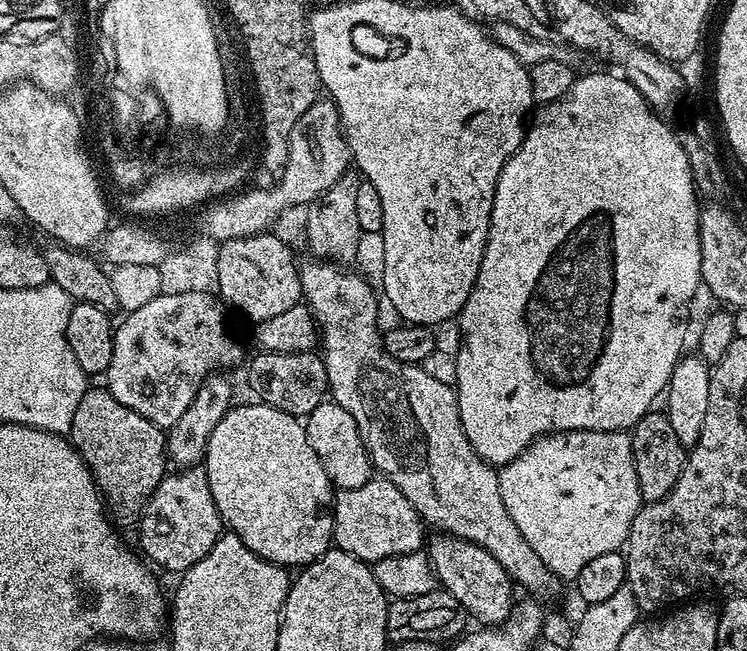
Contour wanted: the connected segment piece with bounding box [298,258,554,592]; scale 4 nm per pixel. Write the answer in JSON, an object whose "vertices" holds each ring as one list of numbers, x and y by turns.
{"vertices":[[308,258,308,260,299,265,300,274,300,291,302,293,303,303,307,304,312,316,316,319,318,329,318,348,322,353,322,359,326,366,326,374,328,375,328,391,331,399,341,404,346,410,350,410,350,418,354,418,354,422,358,422,358,430,362,434,362,442,368,447,368,459,372,461,373,469,383,479,394,482,394,486,398,486,398,490,402,490,402,494,406,494,406,498,414,506,414,510,418,510,421,520,425,525,432,524,441,533,456,536,459,540,466,542,474,542,474,546,482,546,482,550,486,550,490,554,494,554,494,558,498,558,502,570,506,570,506,574,517,585,520,584,524,588,529,588,532,592,544,592,554,583,552,571,544,565,542,558,538,558,538,554,534,554,534,550,530,546,530,542,526,542,526,538,522,538,522,530,518,530,518,526,514,526,514,518,510,518,510,514,506,514,506,502,502,502,502,490,500,489,500,477,497,469,491,464,487,464,479,454,474,450,474,446,470,446,470,442,466,438,466,430,462,430,462,418,460,417,460,407,458,406,458,398,456,397,456,389,451,383,443,384,436,376,431,376,427,372,426,367,417,364,403,364,402,361,396,361,384,348,382,339,382,328,376,323,380,320,380,308,376,305,376,296,378,300,378,292,371,288,362,277,356,272,351,272,351,267,341,266,336,262,325,262,320,258]]}

